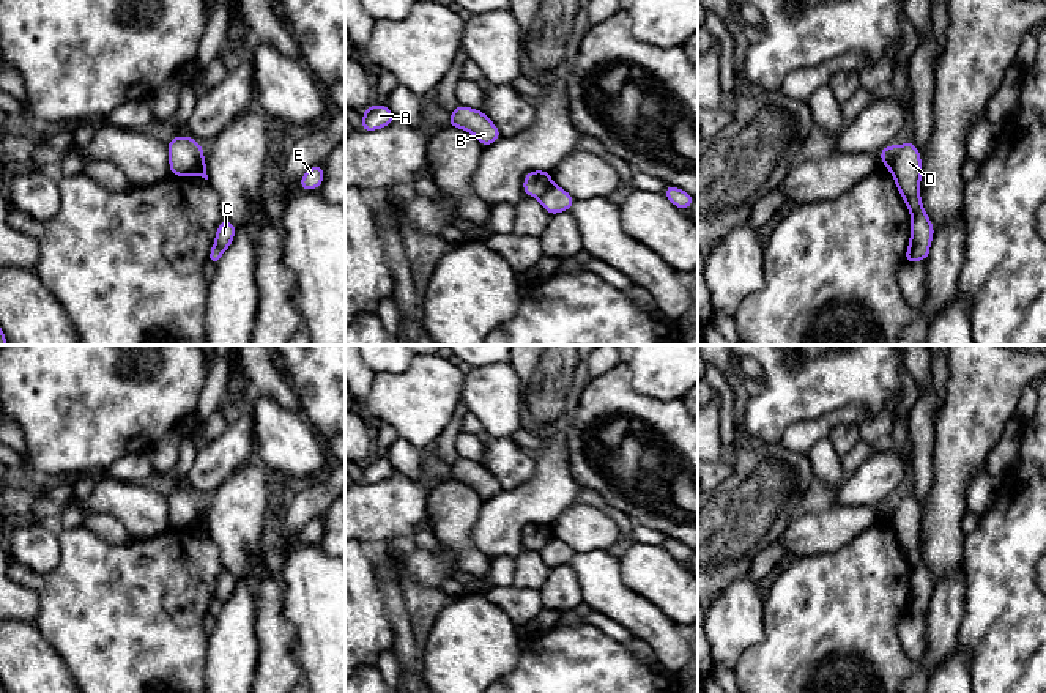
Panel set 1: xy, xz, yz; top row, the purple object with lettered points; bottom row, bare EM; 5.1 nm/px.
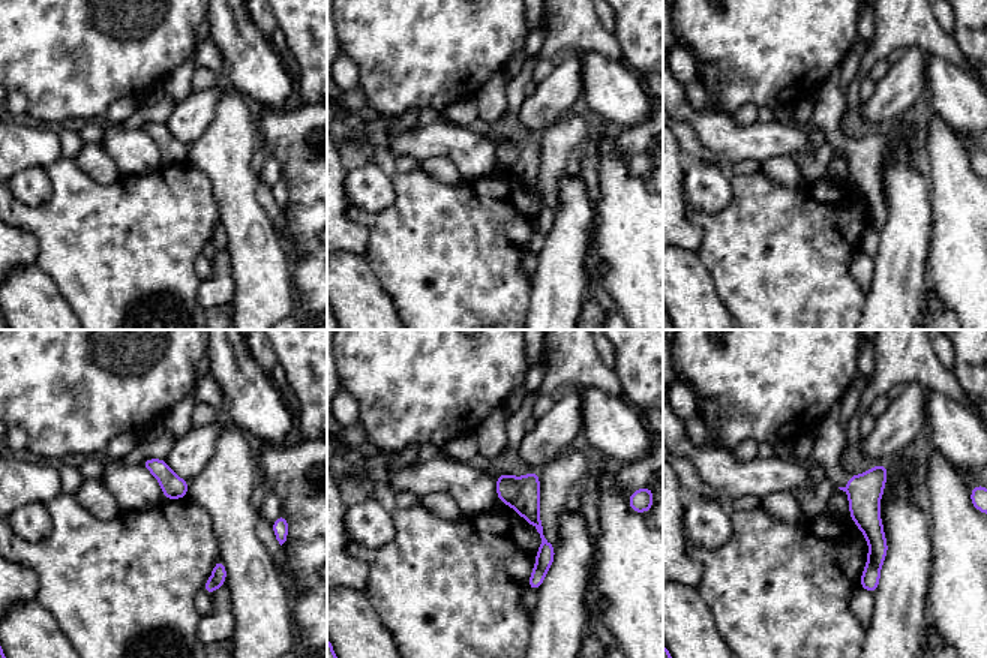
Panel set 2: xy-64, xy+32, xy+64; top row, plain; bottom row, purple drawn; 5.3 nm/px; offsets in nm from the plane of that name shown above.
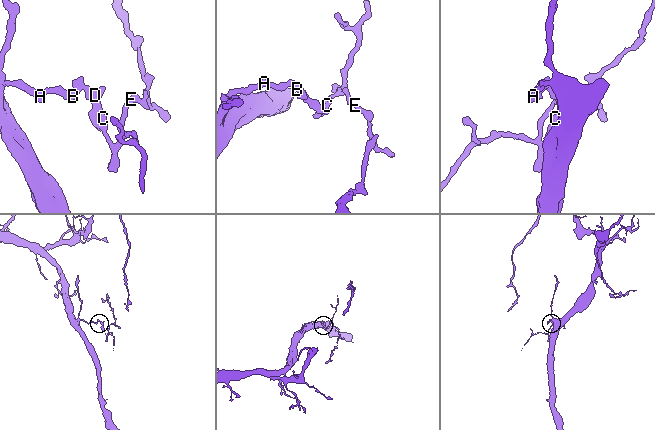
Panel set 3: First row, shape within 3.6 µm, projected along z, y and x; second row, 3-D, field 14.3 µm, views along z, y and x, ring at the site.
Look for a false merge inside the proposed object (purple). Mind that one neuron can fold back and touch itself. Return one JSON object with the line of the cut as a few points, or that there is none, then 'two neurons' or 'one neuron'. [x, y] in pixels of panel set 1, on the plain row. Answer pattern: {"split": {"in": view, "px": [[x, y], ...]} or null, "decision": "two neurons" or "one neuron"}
{"split": {"in": "xy", "px": [[202, 503], [200, 514], [191, 526]]}, "decision": "two neurons"}

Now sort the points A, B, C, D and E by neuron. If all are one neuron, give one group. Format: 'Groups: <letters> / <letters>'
Groups: A B / C D E

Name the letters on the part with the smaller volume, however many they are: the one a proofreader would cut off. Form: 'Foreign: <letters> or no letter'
Foreign: C, D, E

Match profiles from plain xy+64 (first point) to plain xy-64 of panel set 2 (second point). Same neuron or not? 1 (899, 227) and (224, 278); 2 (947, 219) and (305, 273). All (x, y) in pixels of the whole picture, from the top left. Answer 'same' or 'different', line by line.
1: same
2: same

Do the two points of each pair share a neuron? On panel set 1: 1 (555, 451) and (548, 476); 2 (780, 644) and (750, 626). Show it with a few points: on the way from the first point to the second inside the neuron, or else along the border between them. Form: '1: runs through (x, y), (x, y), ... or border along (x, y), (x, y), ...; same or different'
1: runs through (553, 457), (552, 470); same
2: border along (764, 600), (763, 637), (750, 644), (738, 660); different

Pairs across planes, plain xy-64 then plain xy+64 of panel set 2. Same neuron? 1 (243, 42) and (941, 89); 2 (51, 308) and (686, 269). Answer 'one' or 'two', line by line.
1: one
2: one

